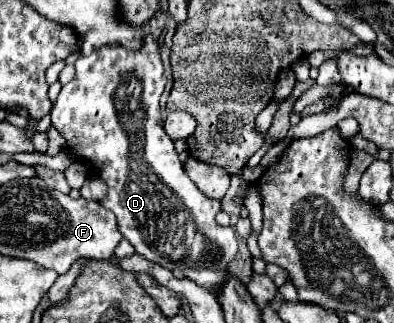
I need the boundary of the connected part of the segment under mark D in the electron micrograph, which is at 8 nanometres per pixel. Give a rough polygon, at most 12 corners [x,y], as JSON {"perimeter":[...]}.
{"perimeter":[[75,61],[53,127],[135,251],[209,291],[237,253],[163,131],[163,63]]}

